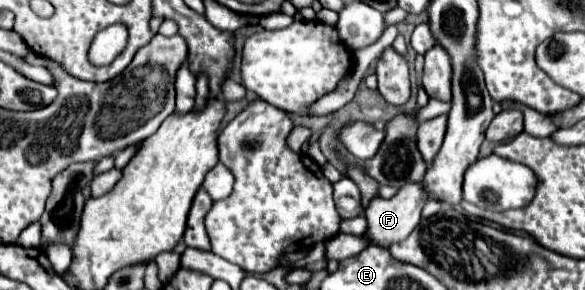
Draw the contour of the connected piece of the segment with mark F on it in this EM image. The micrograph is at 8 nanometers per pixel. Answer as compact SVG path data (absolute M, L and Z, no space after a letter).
M422 182L420 184L406 184L406 186L402 186L390 200L380 198L380 196L372 198L368 208L364 210L366 220L368 220L366 236L372 240L372 244L382 246L382 248L388 248L392 242L404 240L416 228L416 224L420 222L420 212L424 208L424 204L428 202L428 198L430 198L430 194L422 186Z

